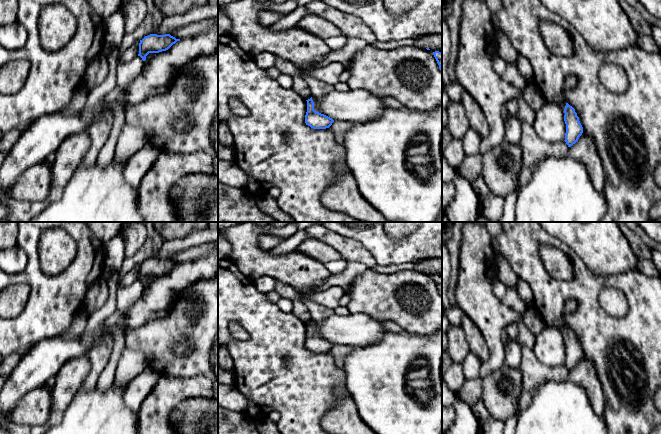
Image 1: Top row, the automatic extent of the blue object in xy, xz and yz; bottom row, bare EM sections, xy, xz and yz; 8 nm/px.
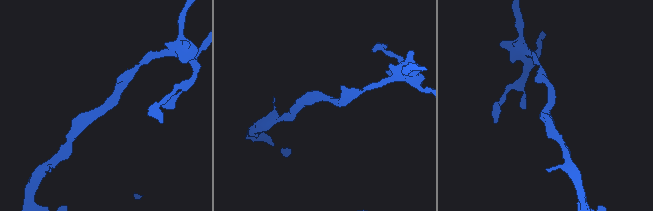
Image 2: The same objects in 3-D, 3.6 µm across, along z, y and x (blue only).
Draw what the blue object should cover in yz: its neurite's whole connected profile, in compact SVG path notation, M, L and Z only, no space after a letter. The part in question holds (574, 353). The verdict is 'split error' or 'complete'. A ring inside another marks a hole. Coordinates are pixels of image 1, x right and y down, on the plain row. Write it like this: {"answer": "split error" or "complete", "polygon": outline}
{"answer": "complete", "polygon": "M566 327L566 331L564 333L564 345L566 348L566 357L565 357L565 366L568 371L571 371L575 368L579 361L583 357L583 351L579 345L579 341L575 336L575 333Z"}

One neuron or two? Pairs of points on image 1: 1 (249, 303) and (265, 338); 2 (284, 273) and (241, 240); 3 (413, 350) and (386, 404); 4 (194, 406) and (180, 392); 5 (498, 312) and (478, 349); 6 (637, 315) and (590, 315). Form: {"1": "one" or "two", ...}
{"1": "one", "2": "one", "3": "one", "4": "two", "5": "two", "6": "one"}

